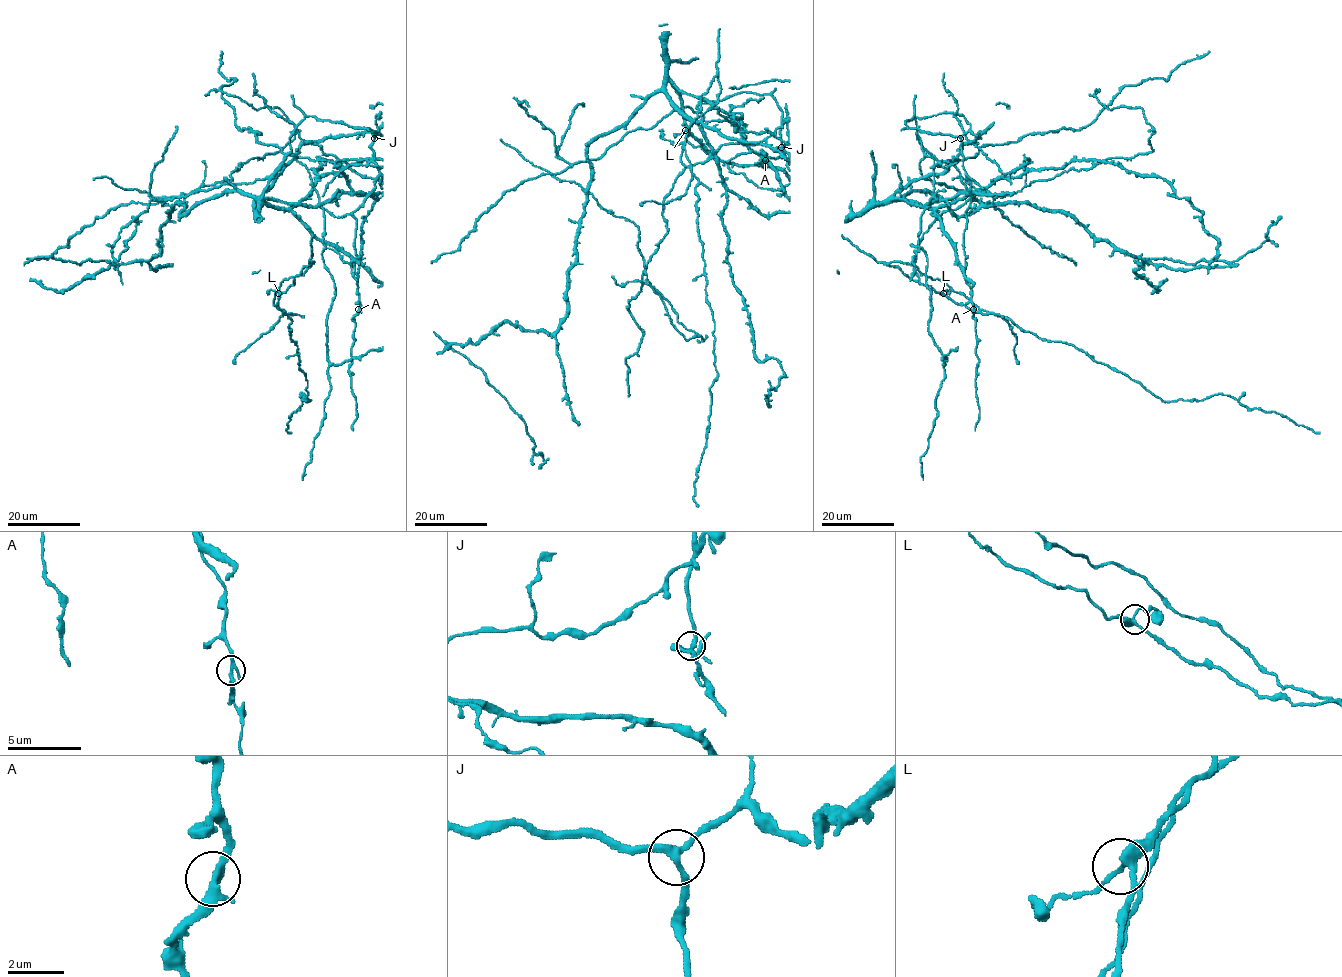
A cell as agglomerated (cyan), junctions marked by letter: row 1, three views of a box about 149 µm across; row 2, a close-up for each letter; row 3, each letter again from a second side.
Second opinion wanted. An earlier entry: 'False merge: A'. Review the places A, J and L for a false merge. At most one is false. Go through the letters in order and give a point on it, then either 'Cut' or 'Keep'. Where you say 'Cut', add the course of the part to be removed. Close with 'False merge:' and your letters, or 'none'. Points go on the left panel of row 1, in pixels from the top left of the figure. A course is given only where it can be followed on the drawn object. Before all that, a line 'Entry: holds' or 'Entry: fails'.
Entry: holds
A: Place: (358, 309). Cut. Course of the part to remove: (358, 309), (354, 317), (352, 364), (348, 368), (350, 387), (356, 398), (357, 418), (353, 430)
J: Place: (374, 138). Keep
L: Place: (278, 293). Keep
False merge: A

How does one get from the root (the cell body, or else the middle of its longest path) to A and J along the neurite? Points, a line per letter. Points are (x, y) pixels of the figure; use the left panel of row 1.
A: (258, 197), (321, 205), (289, 145), (306, 117), (375, 132), (379, 175), (353, 212), (358, 309)
J: (258, 197), (321, 205), (308, 170), (289, 145), (293, 130), (306, 117), (369, 128), (375, 132), (374, 138)

